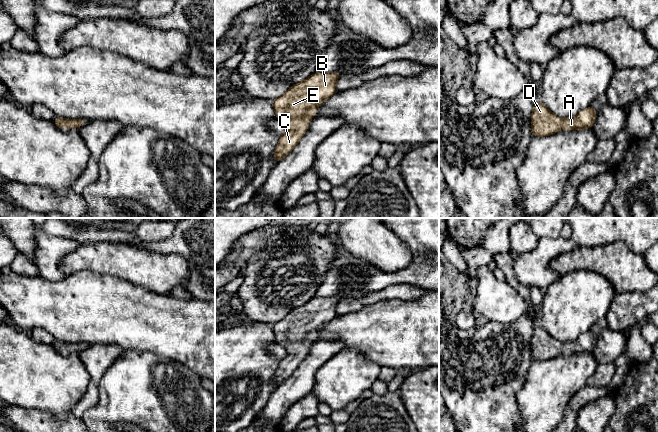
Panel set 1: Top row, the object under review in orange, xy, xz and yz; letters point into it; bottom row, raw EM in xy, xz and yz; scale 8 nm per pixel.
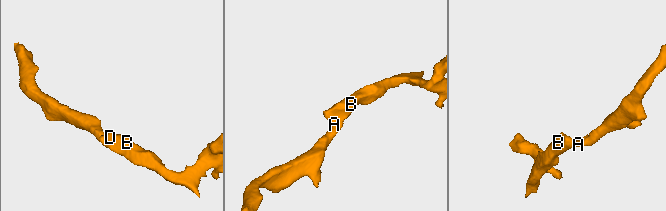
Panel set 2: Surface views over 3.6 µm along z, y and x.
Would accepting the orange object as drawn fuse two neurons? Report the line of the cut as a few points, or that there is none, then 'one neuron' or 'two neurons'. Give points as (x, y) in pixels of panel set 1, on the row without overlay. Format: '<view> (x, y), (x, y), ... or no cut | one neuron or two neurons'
no cut | one neuron

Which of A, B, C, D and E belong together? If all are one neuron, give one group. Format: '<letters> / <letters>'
A B C D E

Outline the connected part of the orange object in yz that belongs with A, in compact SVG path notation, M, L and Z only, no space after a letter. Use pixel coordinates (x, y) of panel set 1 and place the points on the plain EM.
M537 324L531 338L532 360L549 360L562 353L583 354L595 347L596 334L590 330L575 341L562 343L553 338L541 325Z

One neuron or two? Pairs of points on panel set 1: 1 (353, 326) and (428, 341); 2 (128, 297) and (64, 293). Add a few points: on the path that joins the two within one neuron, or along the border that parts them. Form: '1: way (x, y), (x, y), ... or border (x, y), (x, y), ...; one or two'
1: way (372, 330), (409, 334); one
2: way (112, 297), (80, 297); one

